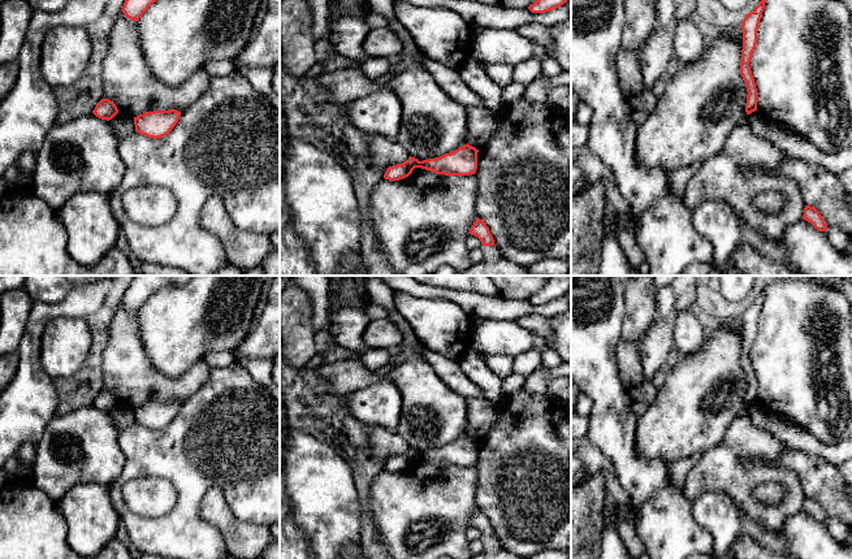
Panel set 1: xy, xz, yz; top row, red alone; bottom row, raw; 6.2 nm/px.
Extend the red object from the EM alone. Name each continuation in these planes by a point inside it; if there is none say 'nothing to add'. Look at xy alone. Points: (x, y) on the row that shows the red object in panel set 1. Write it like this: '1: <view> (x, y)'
nothing to add

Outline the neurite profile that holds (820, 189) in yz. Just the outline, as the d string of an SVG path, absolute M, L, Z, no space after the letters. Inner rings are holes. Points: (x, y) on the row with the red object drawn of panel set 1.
M790 156L780 162L779 174L797 183L805 205L814 207L827 228L840 229L852 238L852 195L843 188L838 176L818 165Z

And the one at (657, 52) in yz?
M658 25L641 51L641 70L646 91L652 91L654 82L661 77L672 57L672 30Z

